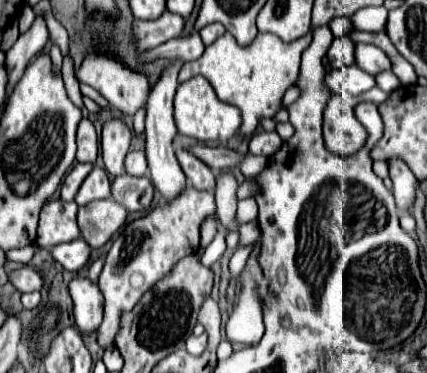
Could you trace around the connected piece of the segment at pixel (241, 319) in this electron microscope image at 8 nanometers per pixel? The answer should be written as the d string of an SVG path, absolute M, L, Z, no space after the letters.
M259 242L251 252L245 270L241 272L241 296L239 302L227 322L227 338L233 344L257 344L263 338L263 298L267 296L267 278L263 276L257 256L259 256Z

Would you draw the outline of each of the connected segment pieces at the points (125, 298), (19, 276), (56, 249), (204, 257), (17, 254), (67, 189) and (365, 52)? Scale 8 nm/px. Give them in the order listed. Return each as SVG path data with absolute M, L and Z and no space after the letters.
M187 184L187 188L175 200L153 208L147 216L137 218L123 228L107 252L105 266L99 276L99 288L105 298L103 322L97 328L99 346L113 346L121 312L131 310L141 300L143 292L147 292L151 284L159 282L159 278L163 278L175 266L175 262L187 254L187 250L195 252L199 248L199 226L211 214L215 214L213 192L199 192Z
M19 268L19 270L9 272L9 280L11 284L15 284L19 292L33 292L33 290L43 288L43 278L31 268Z
M77 238L73 242L67 242L67 244L57 244L49 250L49 254L53 256L55 262L59 262L65 270L69 272L75 272L75 270L81 270L87 260L89 260L89 254L91 254L91 248L87 248L87 242L83 238Z
M219 228L219 230L217 230L217 236L213 238L213 242L203 248L203 252L201 252L201 264L203 264L203 266L211 268L213 262L215 262L217 258L221 258L221 254L223 254L225 248L227 248L227 244L225 244L225 236L227 236L227 234L229 234L229 232L227 232L225 228Z
M31 244L31 246L27 246L27 248L19 248L19 250L7 250L7 252L5 252L5 256L7 256L7 260L19 262L19 264L27 264L27 262L31 260L33 252L35 252L35 246Z
M77 164L77 166L65 176L65 180L63 180L63 184L61 184L61 198L63 198L63 200L73 200L75 194L77 194L77 190L79 190L79 186L81 186L81 182L85 180L85 176L87 176L91 170L93 170L93 164Z
M355 44L355 64L373 76L391 68L389 58L373 44Z

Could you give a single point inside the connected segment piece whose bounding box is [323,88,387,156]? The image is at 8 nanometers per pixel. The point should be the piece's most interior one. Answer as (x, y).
(344, 133)

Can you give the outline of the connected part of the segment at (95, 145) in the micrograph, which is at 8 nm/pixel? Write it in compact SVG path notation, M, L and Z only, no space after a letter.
M83 118L77 128L77 162L95 162L99 155L99 139L89 118Z

